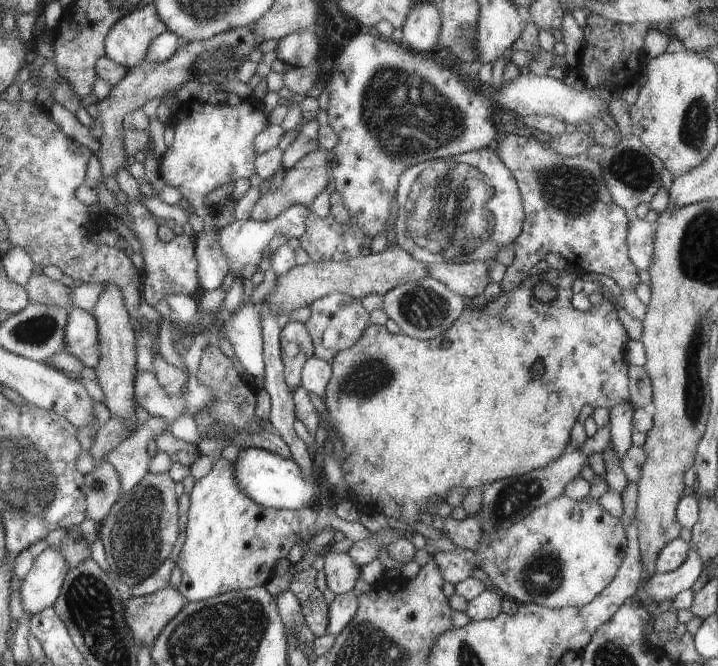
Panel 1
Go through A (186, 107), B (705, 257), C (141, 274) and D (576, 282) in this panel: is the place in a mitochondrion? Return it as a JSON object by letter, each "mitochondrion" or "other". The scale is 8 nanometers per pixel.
{"A":"other","B":"mitochondrion","C":"other","D":"other"}

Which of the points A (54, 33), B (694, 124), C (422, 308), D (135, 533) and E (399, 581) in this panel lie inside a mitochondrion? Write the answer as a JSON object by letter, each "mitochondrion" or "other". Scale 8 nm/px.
{"A":"other","B":"mitochondrion","C":"mitochondrion","D":"mitochondrion","E":"other"}

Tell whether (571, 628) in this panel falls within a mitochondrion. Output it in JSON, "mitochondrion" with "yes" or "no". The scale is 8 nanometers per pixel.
{"mitochondrion":"no"}

